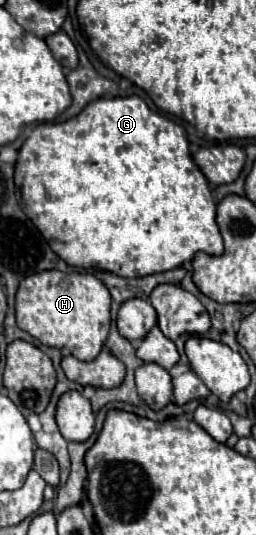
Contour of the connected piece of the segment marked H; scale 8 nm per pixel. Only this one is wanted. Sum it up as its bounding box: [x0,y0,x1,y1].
[16,271,110,361]

